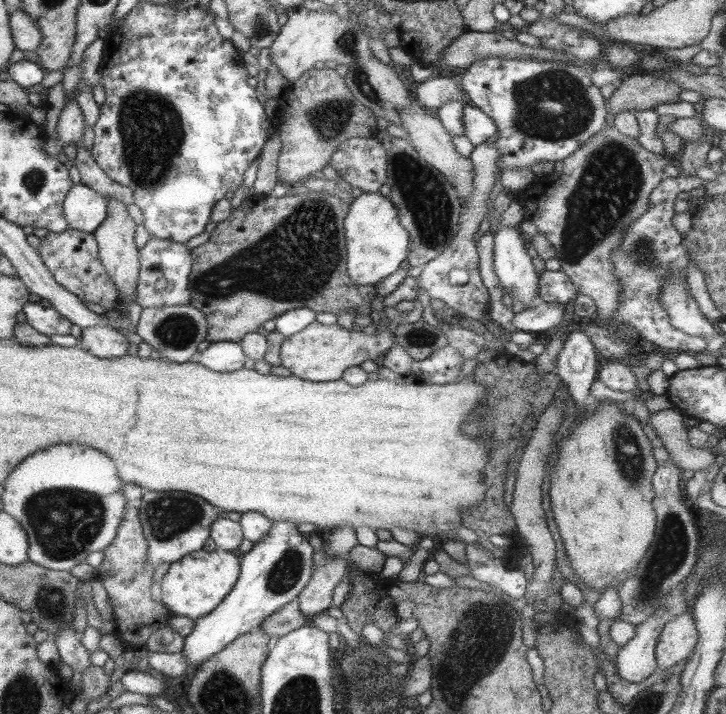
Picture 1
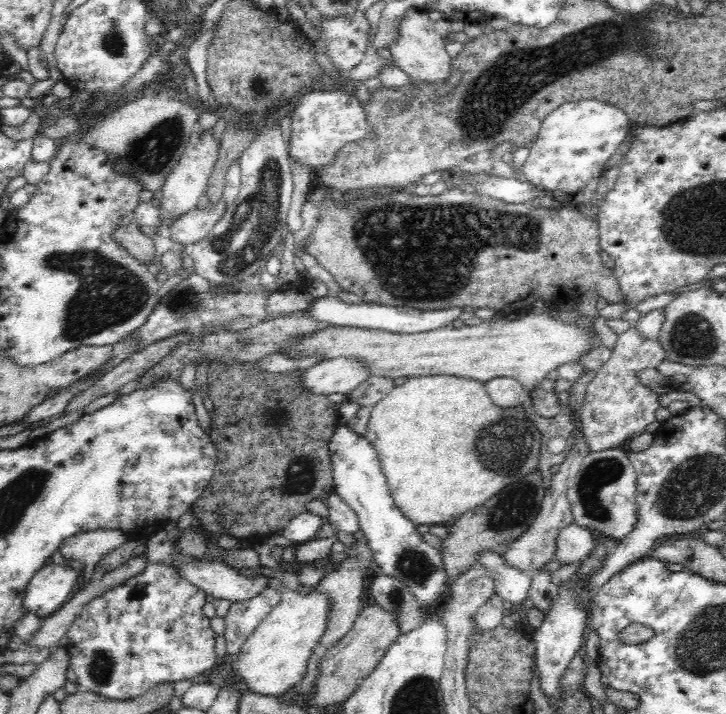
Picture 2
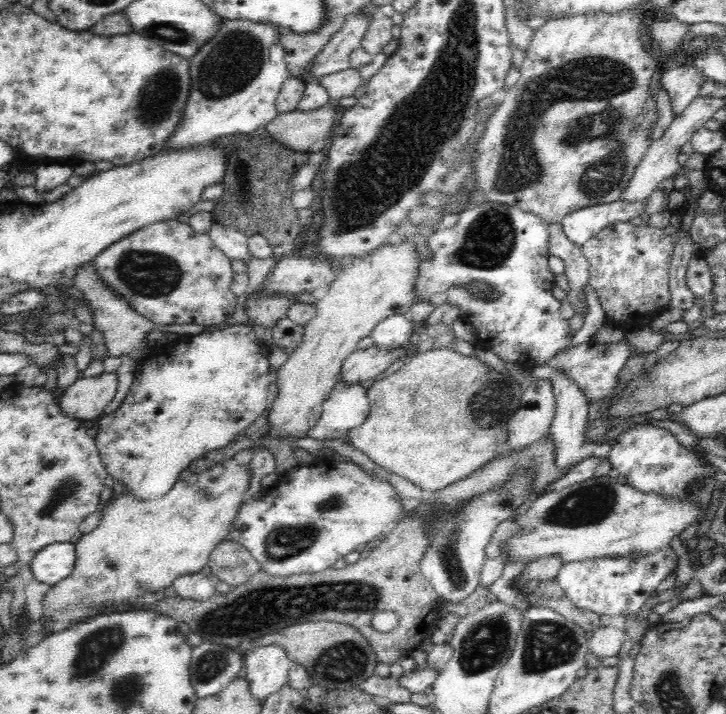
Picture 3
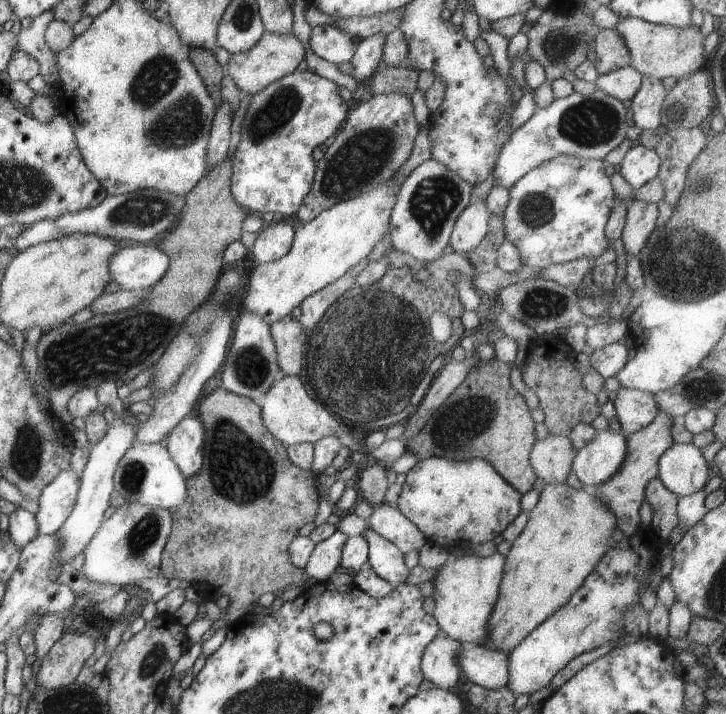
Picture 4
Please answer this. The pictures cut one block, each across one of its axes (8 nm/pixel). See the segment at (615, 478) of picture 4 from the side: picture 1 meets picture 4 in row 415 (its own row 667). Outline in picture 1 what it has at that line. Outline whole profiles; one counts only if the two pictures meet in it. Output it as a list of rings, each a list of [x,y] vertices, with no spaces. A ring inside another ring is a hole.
[[[690,610],[665,621],[654,648],[655,672],[687,660],[697,644],[697,629]]]

